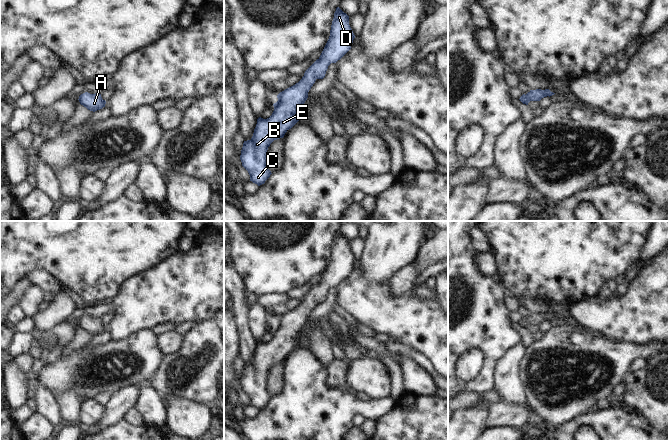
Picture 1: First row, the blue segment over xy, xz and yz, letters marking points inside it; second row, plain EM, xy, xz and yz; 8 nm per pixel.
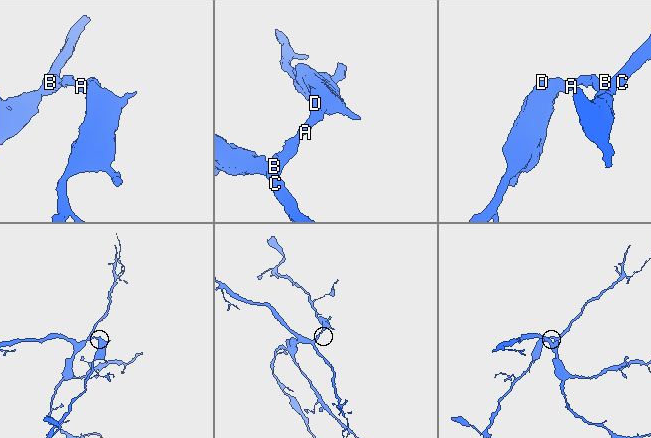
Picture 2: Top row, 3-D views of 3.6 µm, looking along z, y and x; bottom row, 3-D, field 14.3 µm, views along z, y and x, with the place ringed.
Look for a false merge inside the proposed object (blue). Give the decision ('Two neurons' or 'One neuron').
One neuron.

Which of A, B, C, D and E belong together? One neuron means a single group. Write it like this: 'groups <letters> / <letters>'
groups A B C D E

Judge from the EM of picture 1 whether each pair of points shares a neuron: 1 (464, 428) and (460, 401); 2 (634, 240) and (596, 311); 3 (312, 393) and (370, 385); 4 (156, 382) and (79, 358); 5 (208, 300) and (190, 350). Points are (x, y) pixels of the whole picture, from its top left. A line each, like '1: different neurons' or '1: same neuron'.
1: different neurons
2: different neurons
3: different neurons
4: different neurons
5: different neurons

